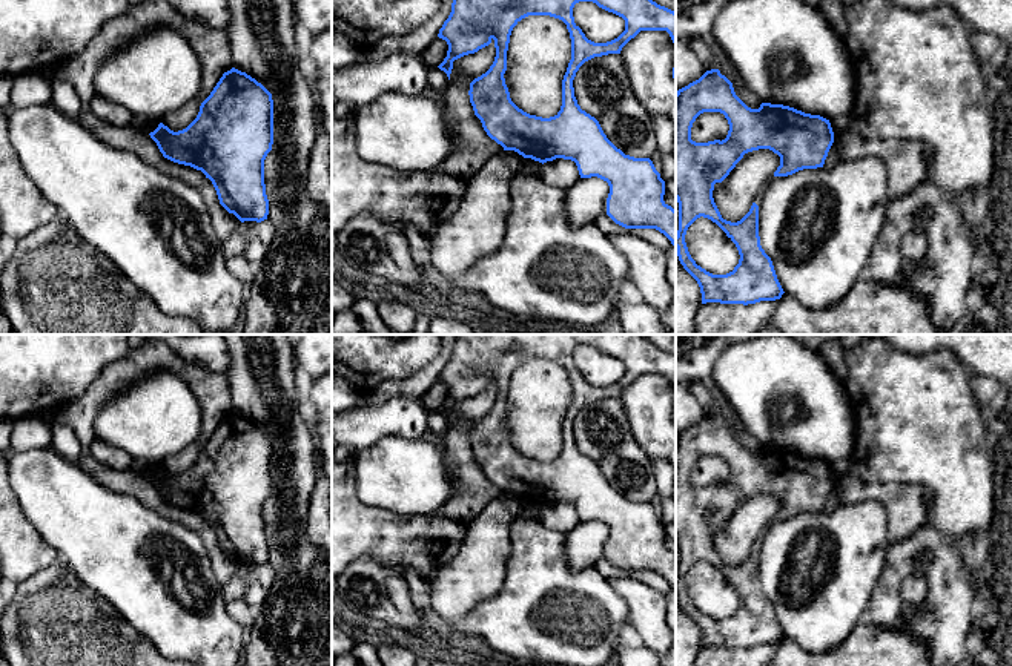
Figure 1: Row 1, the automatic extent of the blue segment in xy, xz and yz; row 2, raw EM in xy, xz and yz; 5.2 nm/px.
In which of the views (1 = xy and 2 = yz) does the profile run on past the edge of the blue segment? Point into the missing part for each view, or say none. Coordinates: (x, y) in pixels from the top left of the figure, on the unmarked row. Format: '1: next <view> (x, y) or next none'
1: next none
2: next none

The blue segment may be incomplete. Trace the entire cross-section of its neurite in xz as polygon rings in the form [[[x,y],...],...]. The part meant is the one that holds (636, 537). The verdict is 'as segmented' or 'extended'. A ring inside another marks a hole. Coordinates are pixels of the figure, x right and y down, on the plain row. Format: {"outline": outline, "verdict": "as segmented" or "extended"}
{"outline": [[[455,335],[451,356],[439,373],[438,381],[448,388],[447,401],[438,410],[450,424],[453,405],[475,397],[491,385],[496,401],[490,413],[470,427],[470,447],[487,479],[524,502],[539,506],[556,502],[576,506],[580,522],[597,520],[608,526],[607,559],[625,572],[656,572],[676,591],[676,554],[663,545],[665,525],[650,502],[634,502],[617,493],[604,477],[599,465],[580,453],[574,440],[573,424],[579,411],[608,397],[620,397],[622,391],[640,374],[666,374],[676,391],[676,356],[657,348],[642,335]],[[579,345],[593,345],[599,351],[625,364],[625,374],[607,387],[594,387],[574,367],[573,351]],[[528,359],[550,359],[567,368],[571,382],[571,404],[562,424],[562,450],[550,462],[530,459],[510,442],[504,417],[507,394],[513,371]]], "verdict": "as segmented"}

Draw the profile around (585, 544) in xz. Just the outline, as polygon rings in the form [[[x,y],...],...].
[[[591,520],[579,522],[565,534],[565,559],[573,572],[594,568],[596,562],[607,557],[610,529],[607,525]]]

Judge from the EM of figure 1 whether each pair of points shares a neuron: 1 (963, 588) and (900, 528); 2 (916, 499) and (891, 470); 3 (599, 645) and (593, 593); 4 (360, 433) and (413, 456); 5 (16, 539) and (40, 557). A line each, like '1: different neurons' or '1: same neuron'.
1: different neurons
2: different neurons
3: same neuron
4: different neurons
5: same neuron

